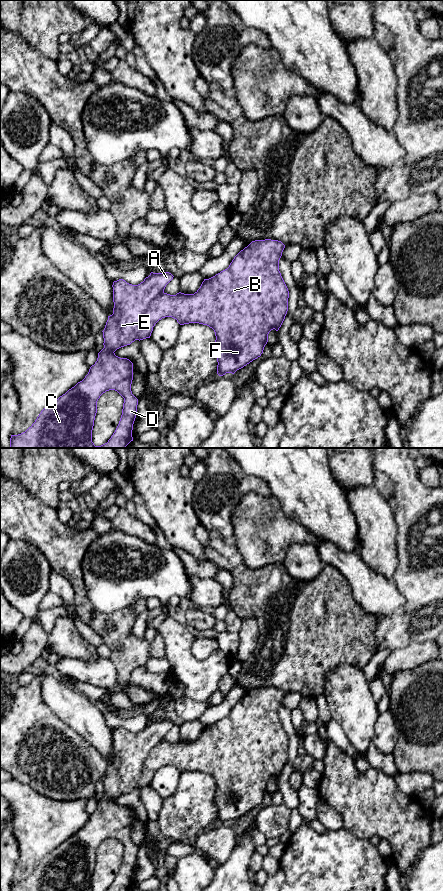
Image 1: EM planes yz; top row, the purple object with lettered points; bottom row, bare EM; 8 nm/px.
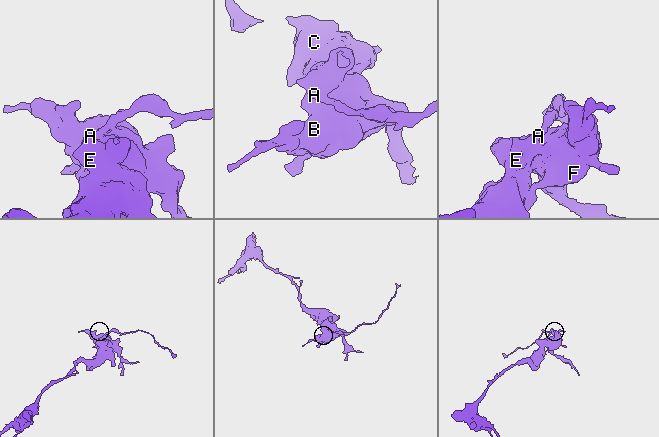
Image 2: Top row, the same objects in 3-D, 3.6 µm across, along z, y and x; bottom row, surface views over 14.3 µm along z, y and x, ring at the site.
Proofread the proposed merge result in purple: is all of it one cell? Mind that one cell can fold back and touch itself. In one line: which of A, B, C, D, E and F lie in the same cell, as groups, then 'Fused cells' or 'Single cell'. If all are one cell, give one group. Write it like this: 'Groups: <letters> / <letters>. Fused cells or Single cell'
Groups: A C D E / B F. Fused cells

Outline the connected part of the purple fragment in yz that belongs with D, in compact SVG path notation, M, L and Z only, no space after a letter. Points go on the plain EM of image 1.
M169 720L153 721L138 733L123 727L113 730L113 762L108 764L103 780L104 796L98 801L97 809L89 817L85 826L44 856L35 870L25 880L11 883L10 891L93 891L92 878L97 861L97 849L109 838L117 839L123 846L123 857L119 872L107 891L130 891L137 863L138 847L132 842L133 811L120 806L115 799L138 788L143 763L151 750L164 740L166 733L173 727Z

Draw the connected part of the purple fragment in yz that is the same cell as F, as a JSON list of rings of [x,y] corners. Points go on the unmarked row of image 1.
[[[255,688],[241,698],[232,708],[229,715],[215,724],[204,727],[194,742],[177,741],[170,743],[161,741],[149,753],[143,763],[138,788],[150,786],[155,772],[165,765],[172,765],[180,773],[199,771],[207,773],[215,780],[214,802],[217,806],[217,822],[234,822],[263,801],[271,778],[279,778],[288,759],[289,739],[279,719],[279,708],[285,693],[278,688]]]

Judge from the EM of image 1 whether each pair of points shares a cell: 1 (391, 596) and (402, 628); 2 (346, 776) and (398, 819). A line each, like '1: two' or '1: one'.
1: two
2: one

